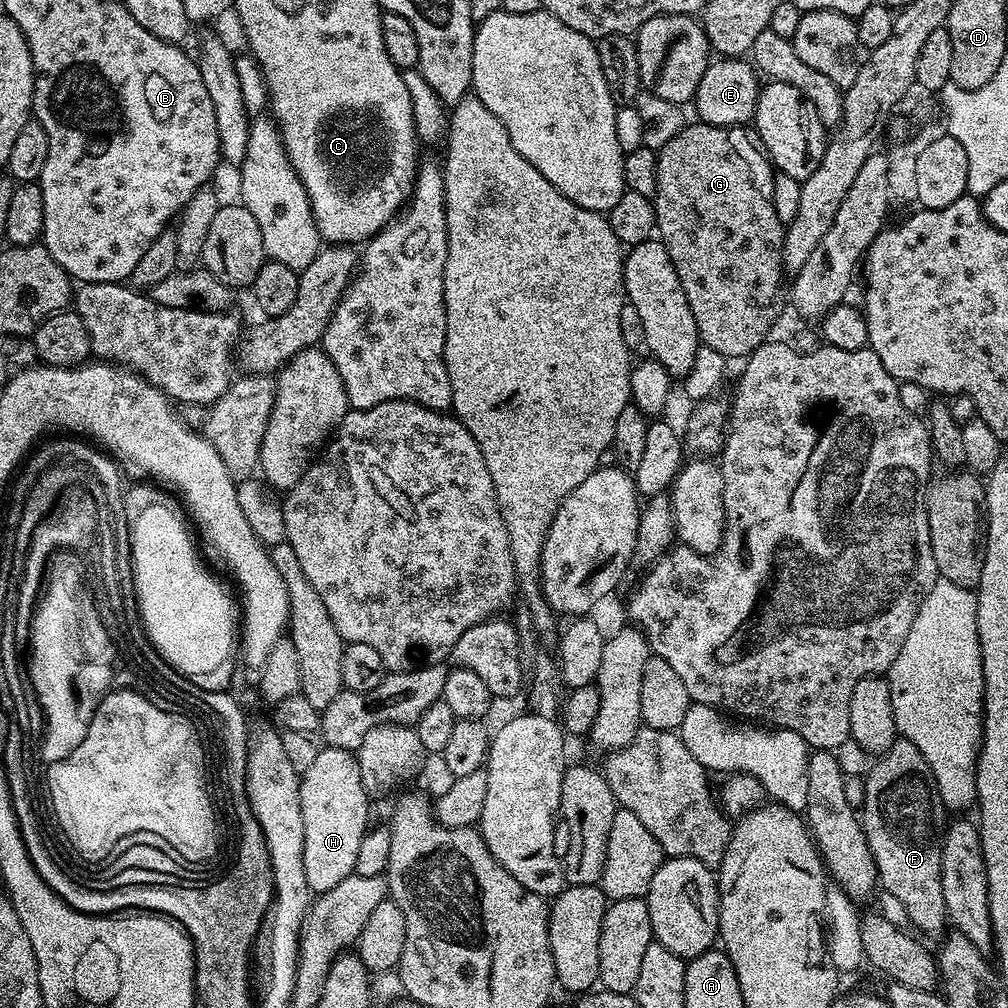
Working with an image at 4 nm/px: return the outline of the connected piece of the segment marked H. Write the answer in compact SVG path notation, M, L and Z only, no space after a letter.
M321 748L310 770L300 776L304 865L306 882L313 893L334 890L342 878L353 875L358 845L370 827L368 803L370 797L363 788L355 755L347 748Z

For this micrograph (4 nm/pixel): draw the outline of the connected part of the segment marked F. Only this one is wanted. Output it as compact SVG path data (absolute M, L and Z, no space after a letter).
M897 738L877 760L880 761L869 767L863 781L862 823L876 863L879 887L884 887L904 907L917 933L943 933L949 923L946 898L942 898L946 809L936 789L936 779L926 758L922 758L922 750L903 738Z

